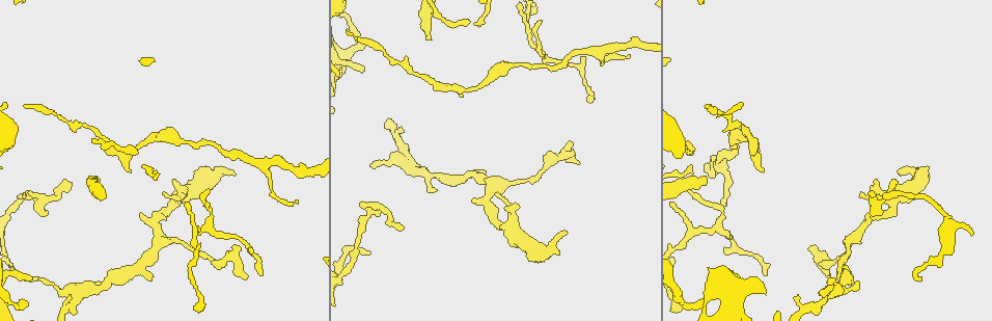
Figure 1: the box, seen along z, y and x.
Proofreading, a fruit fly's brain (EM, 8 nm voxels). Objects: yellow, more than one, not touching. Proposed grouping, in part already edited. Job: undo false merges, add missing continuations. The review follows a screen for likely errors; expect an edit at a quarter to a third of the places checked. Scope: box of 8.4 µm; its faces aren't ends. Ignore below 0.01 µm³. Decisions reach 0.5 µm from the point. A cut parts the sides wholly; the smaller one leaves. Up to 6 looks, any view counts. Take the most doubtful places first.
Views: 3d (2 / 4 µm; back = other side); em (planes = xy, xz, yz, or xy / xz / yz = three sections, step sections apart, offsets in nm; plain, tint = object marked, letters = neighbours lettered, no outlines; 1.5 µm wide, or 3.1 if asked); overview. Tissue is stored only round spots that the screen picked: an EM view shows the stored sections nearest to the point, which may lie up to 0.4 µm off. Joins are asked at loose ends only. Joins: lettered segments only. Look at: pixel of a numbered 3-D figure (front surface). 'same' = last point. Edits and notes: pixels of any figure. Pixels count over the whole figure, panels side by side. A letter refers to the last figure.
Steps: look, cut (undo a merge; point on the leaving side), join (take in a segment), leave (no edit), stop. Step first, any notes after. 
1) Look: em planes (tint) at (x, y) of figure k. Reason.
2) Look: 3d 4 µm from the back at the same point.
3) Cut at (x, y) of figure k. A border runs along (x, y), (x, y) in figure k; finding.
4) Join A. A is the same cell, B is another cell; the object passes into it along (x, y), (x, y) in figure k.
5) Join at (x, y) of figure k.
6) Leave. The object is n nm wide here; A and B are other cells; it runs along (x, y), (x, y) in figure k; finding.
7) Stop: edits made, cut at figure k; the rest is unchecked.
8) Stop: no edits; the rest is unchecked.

Look: 3d 2 µm at (859, 282) of figure 1. Free end.

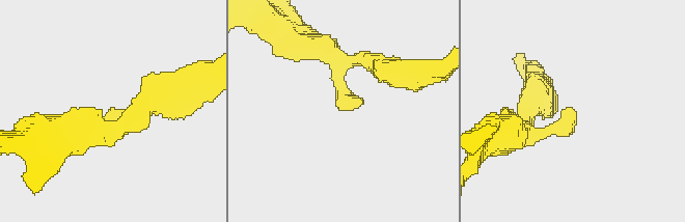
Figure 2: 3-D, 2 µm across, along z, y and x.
Look: em planes (letters) at (570, 110) of figure 2. Need the tissue.

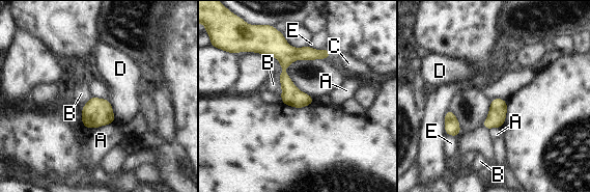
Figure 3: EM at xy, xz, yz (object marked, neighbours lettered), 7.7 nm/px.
Leave. A, B, C, D and E are other cells; it runs along (282, 45), (284, 80), (300, 105) in figure 3; no lettered segment goes on from it.

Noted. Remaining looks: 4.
Look: em yz step 8 (tint) at (230, 259) of figure 1. Abrupt turn.

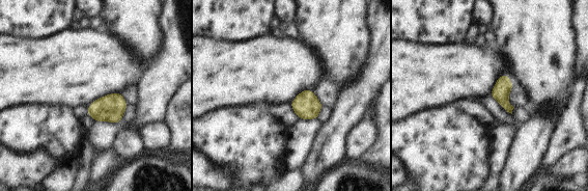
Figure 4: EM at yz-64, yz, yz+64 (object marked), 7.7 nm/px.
Look: em planes (letters) at the same point. Cut it another way.

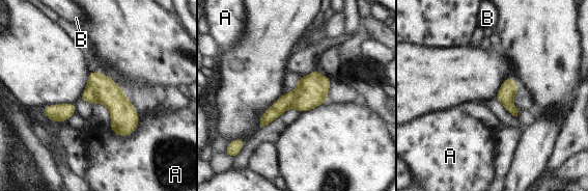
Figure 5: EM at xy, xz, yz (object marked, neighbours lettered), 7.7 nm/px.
Leave. The object is 130 nm wide here; A and B are other cells; a border runs along (139, 119), (128, 135), (109, 127) in figure 5; one neuron here.

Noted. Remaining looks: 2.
Look: 3d 4 µm at (385, 56) of figure 1. A narrow waist.

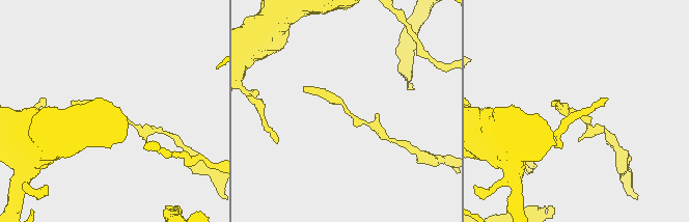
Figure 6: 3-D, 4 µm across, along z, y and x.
Look: em planes (letters) at (349, 114) of figure 6. Now the EM.

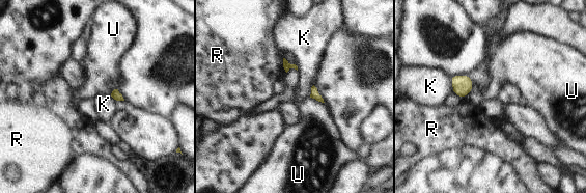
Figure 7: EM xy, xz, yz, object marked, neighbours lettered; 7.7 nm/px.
Leave. The object is 70 nm wide here; the longest contact is with K, 140 nm; K, R and U are other cells; one neuron here.

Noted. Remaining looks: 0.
Stop: no edits; the rest is unchecked.

